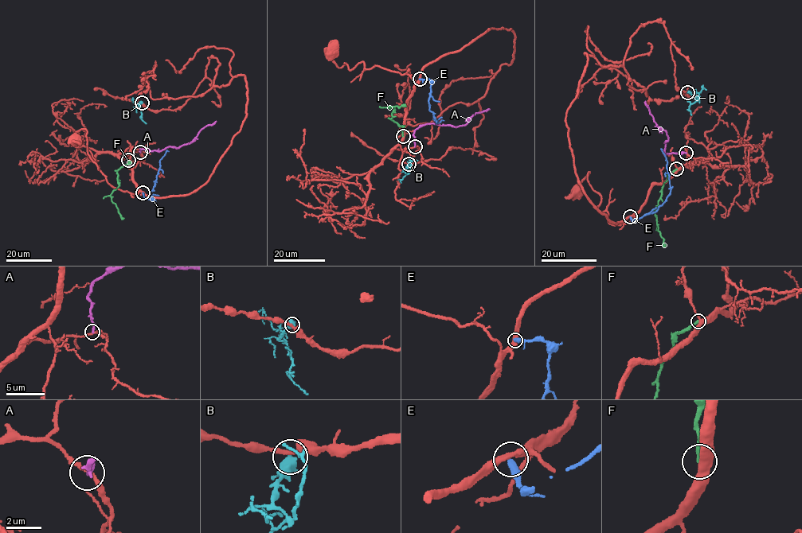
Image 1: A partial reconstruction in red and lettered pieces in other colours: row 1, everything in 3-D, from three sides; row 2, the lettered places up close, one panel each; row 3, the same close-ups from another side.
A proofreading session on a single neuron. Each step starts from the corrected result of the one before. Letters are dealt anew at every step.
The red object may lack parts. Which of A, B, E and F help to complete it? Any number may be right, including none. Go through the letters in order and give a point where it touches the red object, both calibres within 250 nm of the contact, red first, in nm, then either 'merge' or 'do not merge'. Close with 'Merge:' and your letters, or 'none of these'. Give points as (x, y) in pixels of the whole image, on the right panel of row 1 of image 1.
A: meets red at (686, 153); 200 nm thick on the red side, 220 nm on the other; do not merge
B: meets red at (687, 92); 280 nm thick on the red side, 440 nm on the other; do not merge
E: meets red at (630, 216); 400 nm thick on the red side, 360 nm on the other; do not merge
F: meets red at (676, 169); 440 nm thick on the red side, 240 nm on the other; do not merge
Merge: none of these

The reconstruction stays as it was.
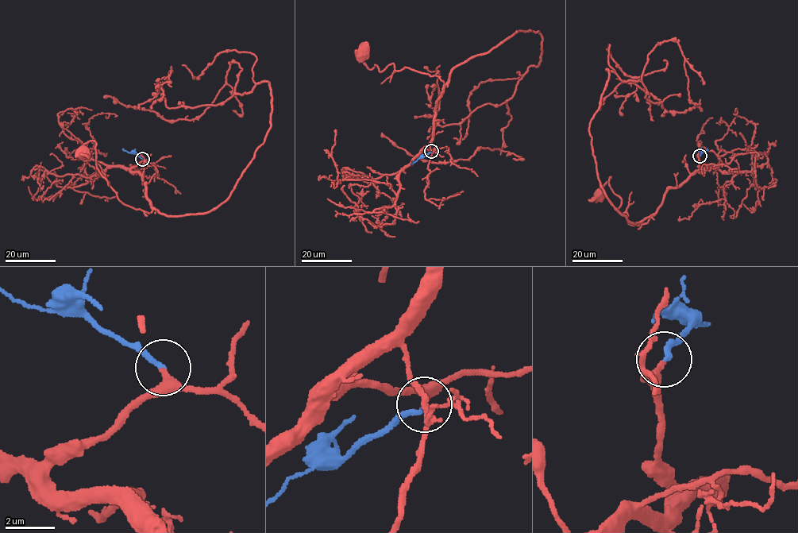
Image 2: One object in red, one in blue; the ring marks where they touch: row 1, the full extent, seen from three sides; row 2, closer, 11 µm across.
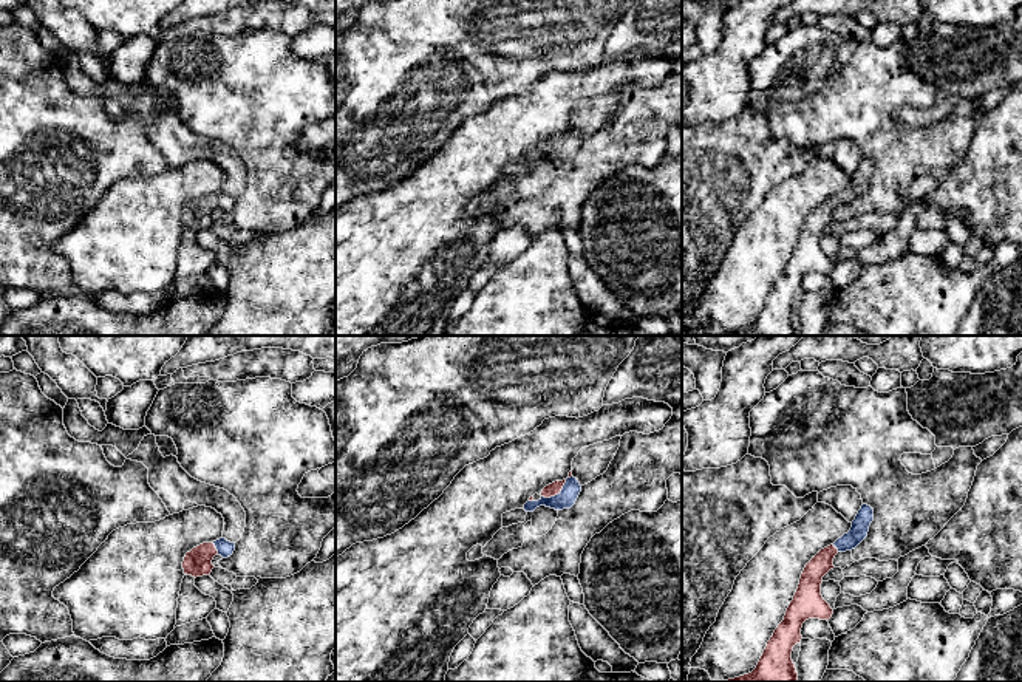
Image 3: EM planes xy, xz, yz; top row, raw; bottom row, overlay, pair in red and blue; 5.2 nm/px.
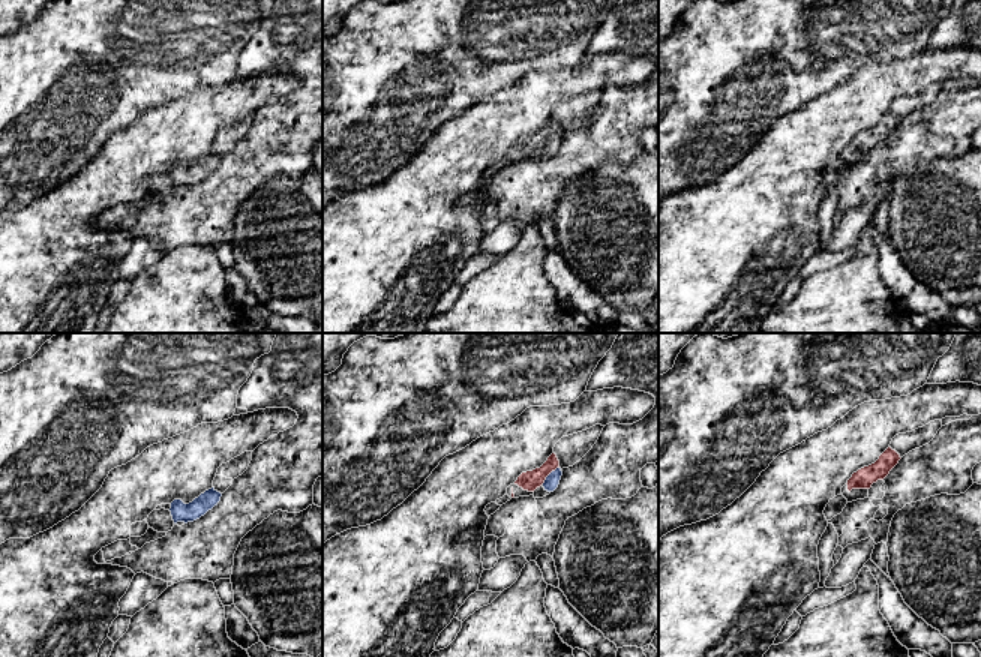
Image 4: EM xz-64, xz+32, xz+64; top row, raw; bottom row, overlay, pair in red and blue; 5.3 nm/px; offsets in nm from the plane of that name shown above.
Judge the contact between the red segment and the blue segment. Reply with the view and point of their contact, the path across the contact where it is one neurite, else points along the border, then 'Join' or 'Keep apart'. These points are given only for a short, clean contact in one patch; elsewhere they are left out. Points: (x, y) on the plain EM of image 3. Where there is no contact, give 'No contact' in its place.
Touches red at xz (558, 146). Path across: xz (555, 141), (558, 146), (566, 152). Join

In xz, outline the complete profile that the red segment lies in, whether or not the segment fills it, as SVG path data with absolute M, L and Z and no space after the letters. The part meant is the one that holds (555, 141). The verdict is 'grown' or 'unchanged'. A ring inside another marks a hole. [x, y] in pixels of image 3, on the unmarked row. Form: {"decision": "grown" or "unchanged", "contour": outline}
{"decision": "grown", "contour": "M571 124L566 133L546 139L538 155L530 150L524 158L524 164L533 165L540 159L546 159L555 164L571 162L575 158L580 145L581 139L578 133L572 130Z"}

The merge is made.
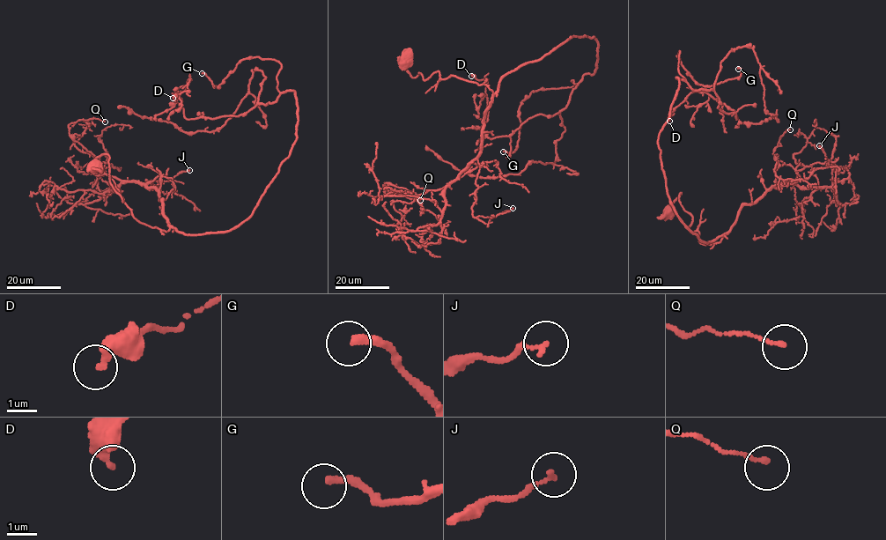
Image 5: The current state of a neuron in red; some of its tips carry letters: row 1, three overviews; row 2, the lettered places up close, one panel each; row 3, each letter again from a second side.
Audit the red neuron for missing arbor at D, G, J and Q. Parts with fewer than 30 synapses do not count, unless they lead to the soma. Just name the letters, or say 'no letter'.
G

